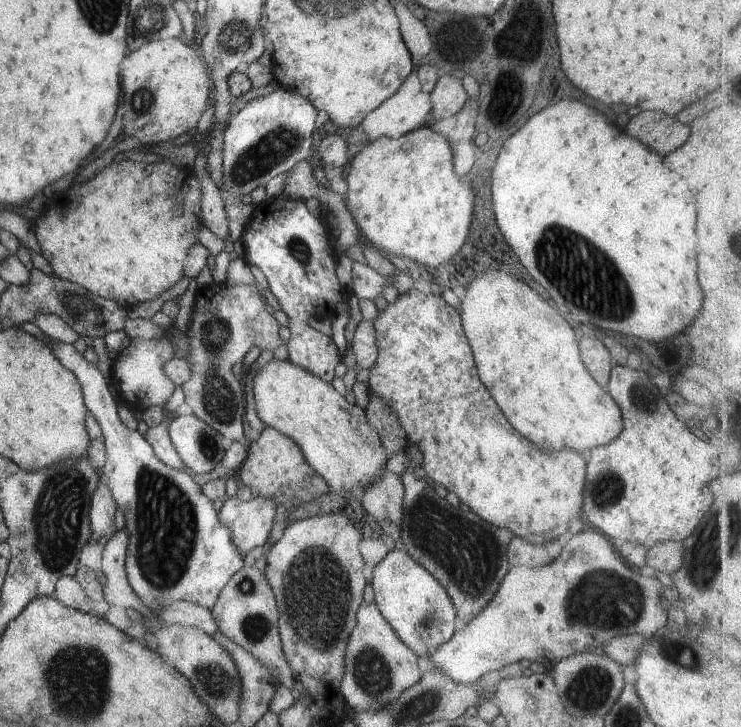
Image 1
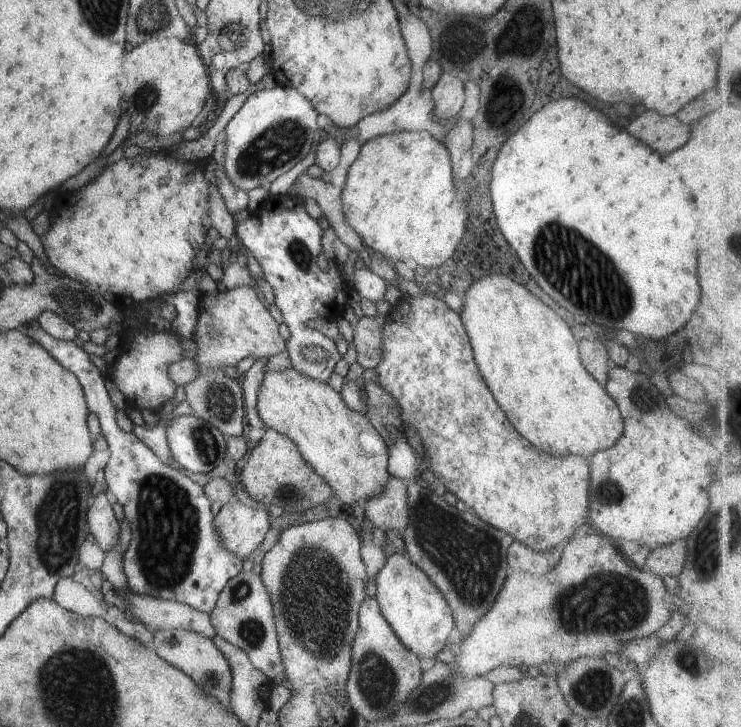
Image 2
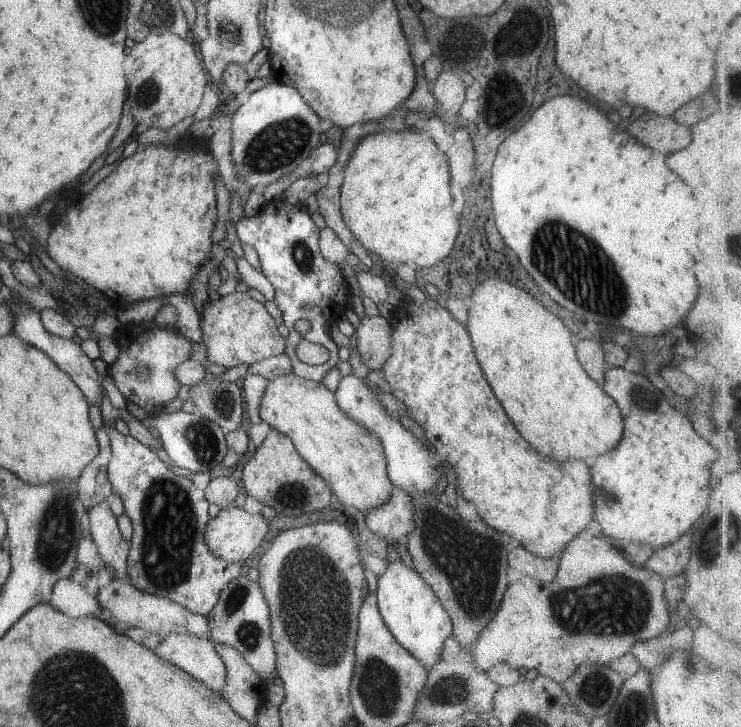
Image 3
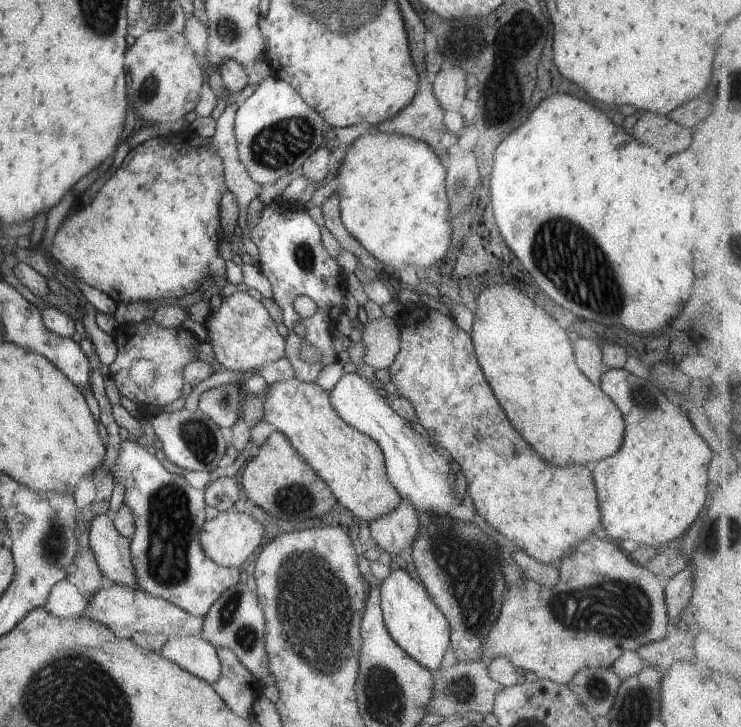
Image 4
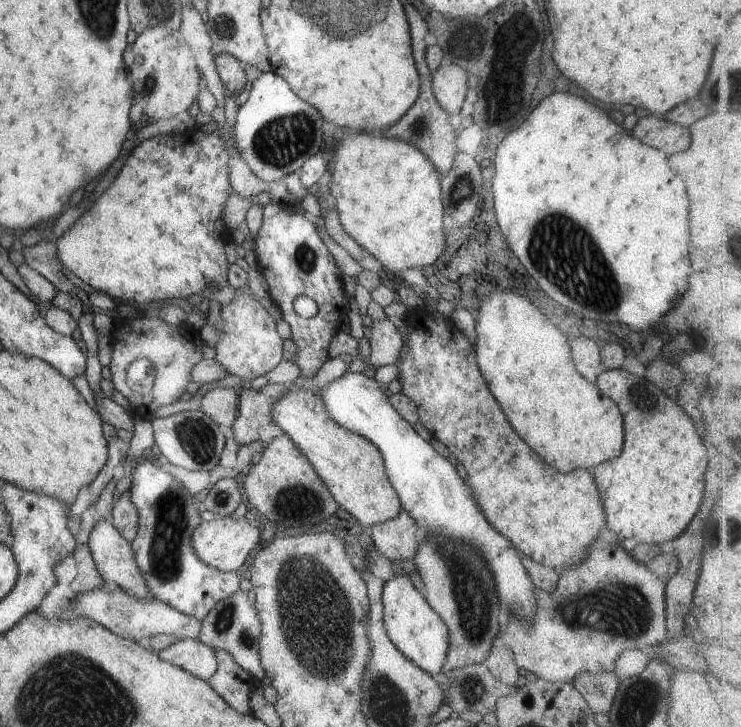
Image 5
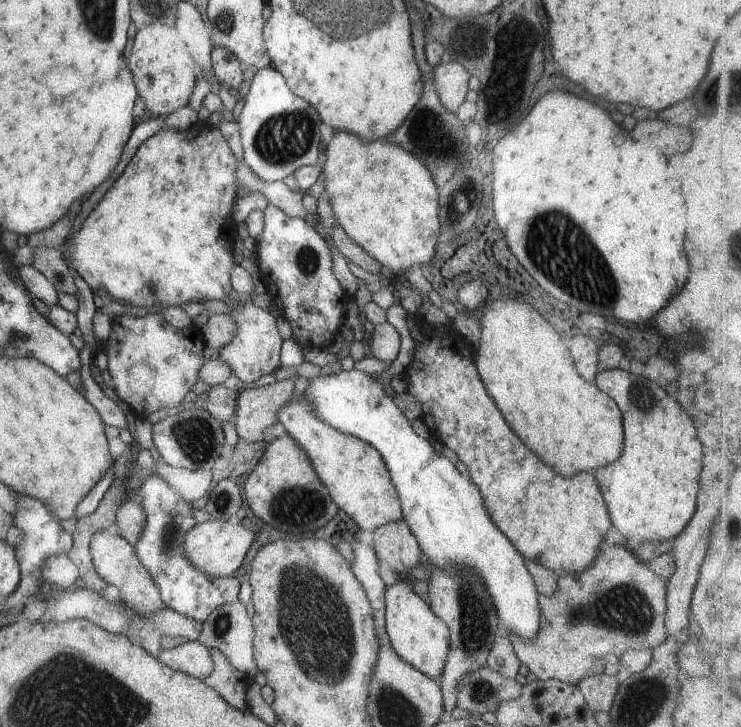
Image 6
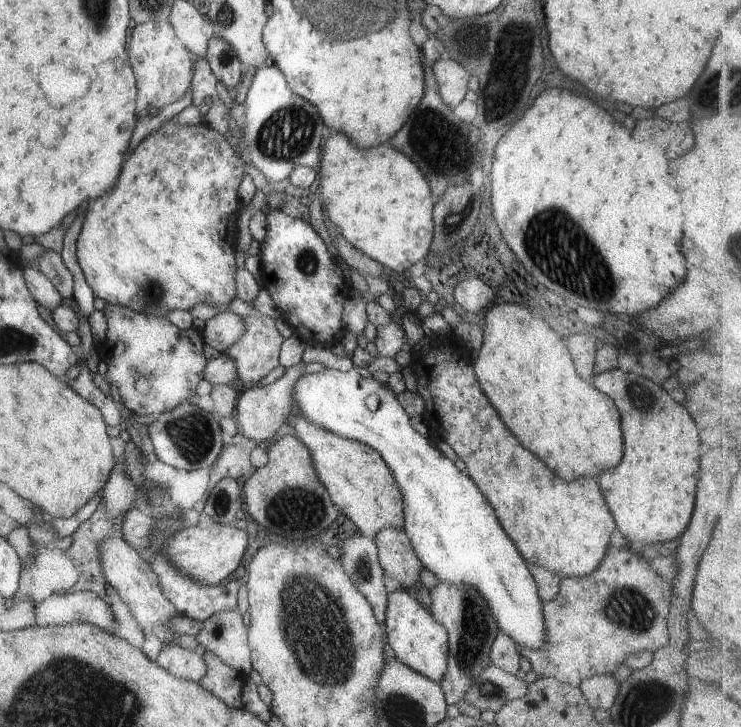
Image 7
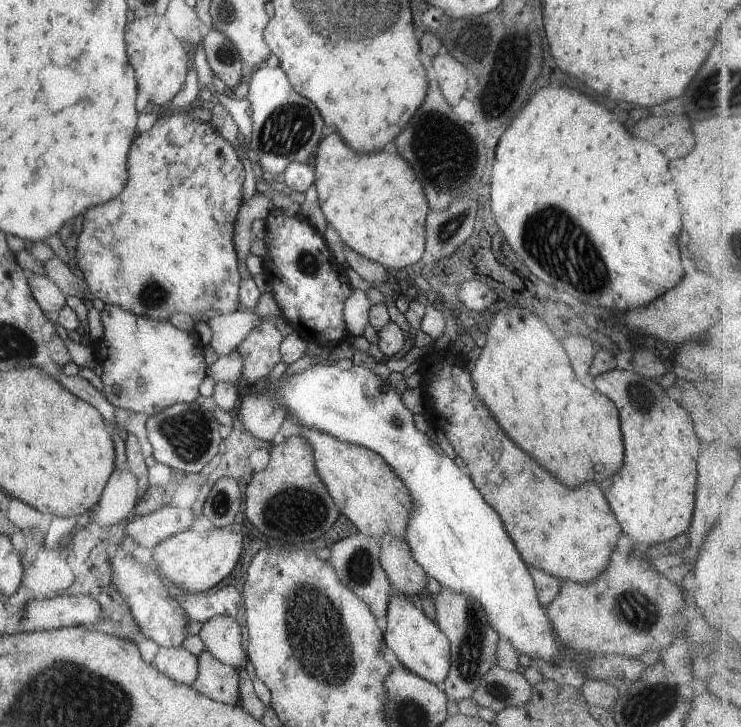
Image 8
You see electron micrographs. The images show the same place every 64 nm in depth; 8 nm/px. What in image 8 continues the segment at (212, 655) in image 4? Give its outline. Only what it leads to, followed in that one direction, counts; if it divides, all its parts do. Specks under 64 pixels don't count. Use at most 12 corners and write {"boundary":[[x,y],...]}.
{"boundary":[[160,647],[153,664],[185,685],[198,676],[198,657]]}

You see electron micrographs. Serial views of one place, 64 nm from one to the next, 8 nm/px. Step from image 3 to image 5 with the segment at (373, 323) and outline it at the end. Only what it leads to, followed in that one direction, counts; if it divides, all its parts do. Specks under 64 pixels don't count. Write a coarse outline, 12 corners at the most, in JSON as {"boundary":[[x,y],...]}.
{"boundary":[[388,318],[367,332],[374,368],[398,362],[404,342]]}

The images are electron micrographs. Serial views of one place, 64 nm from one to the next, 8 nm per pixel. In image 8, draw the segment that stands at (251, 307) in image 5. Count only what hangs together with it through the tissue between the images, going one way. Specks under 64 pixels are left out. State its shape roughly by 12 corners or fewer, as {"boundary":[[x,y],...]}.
{"boundary":[[261,320],[236,349],[247,382],[281,361],[283,334]]}

